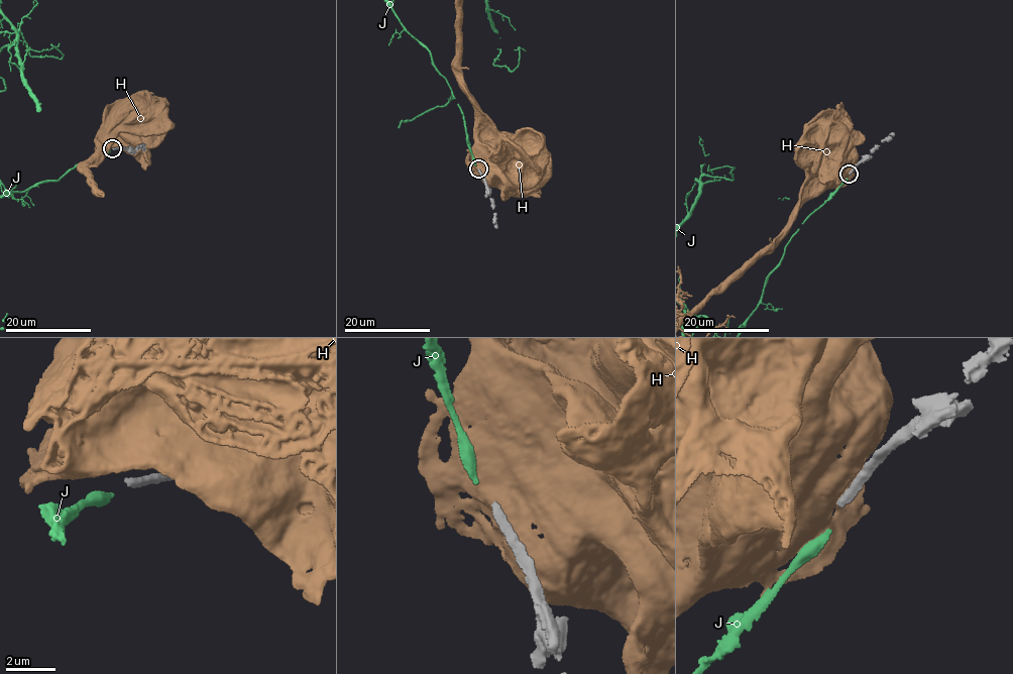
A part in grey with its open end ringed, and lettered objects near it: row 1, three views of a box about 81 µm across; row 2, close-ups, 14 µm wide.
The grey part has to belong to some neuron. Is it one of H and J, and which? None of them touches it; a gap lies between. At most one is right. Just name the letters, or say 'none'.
none

